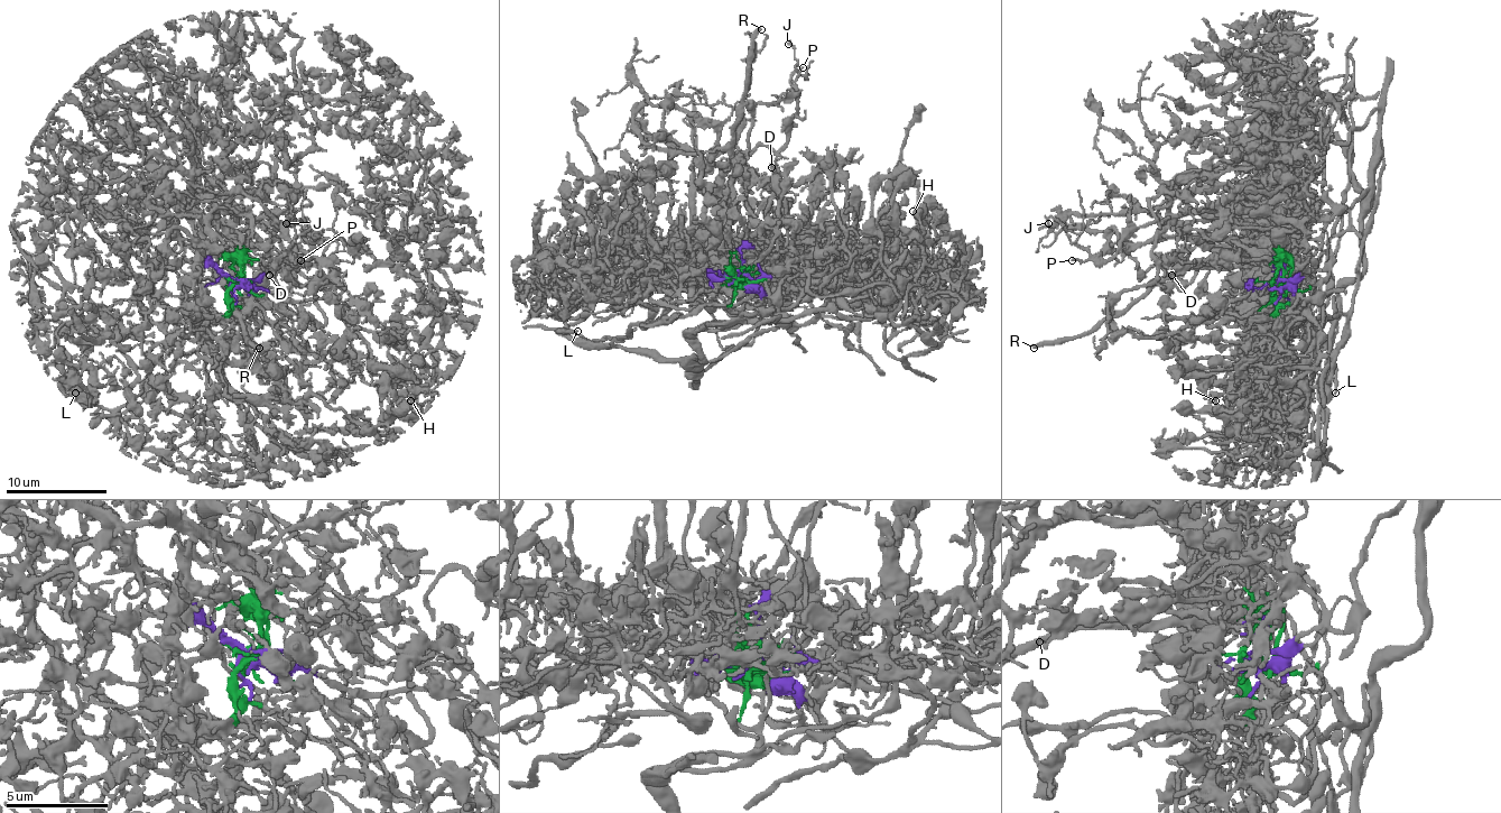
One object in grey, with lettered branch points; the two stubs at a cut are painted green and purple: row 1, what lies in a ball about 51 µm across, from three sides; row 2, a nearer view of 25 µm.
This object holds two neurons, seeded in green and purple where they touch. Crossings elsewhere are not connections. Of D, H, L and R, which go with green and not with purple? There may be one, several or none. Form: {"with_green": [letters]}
{"with_green": ["D", "R"]}

